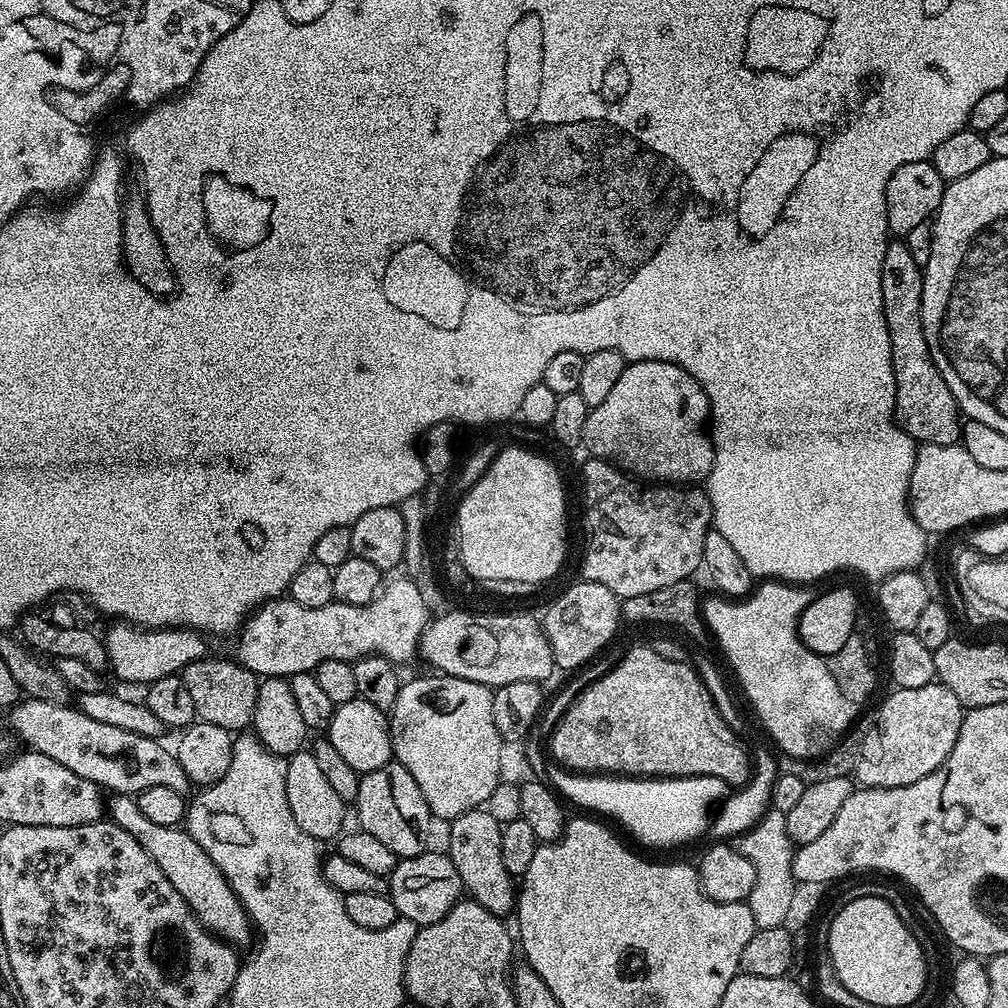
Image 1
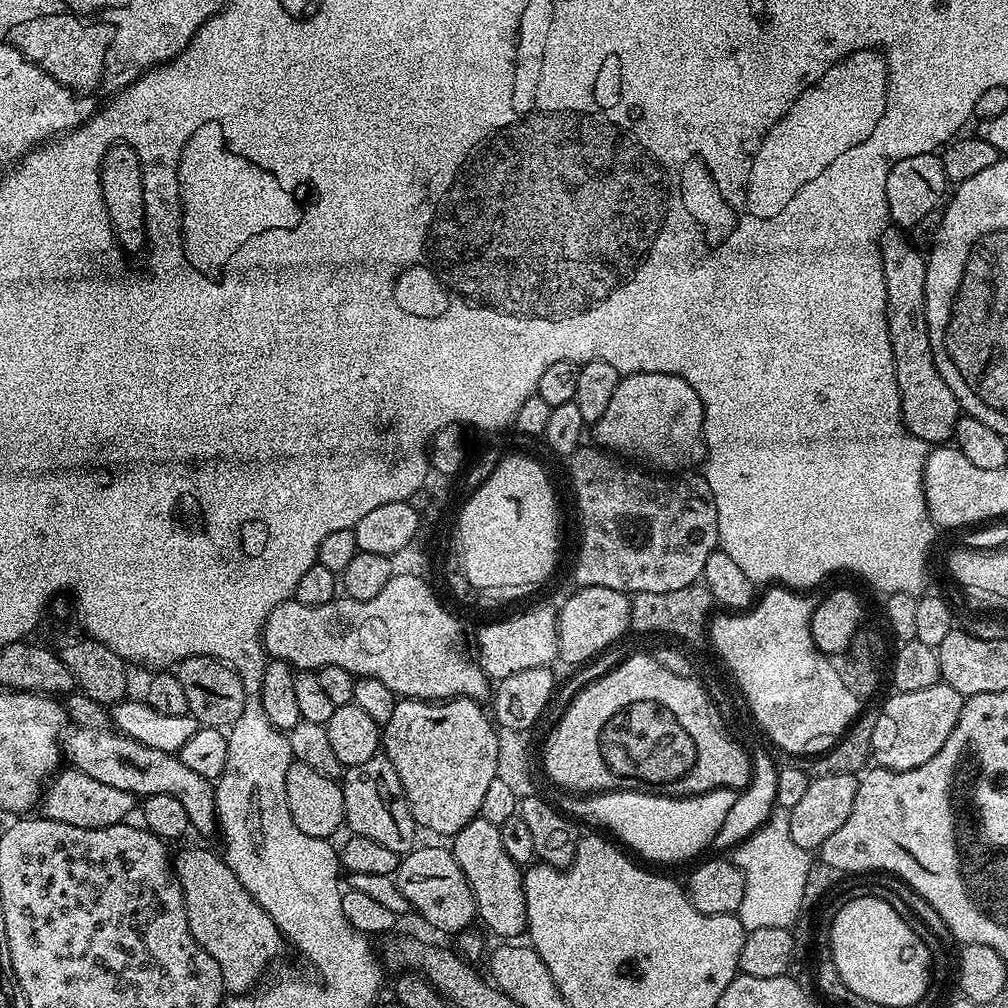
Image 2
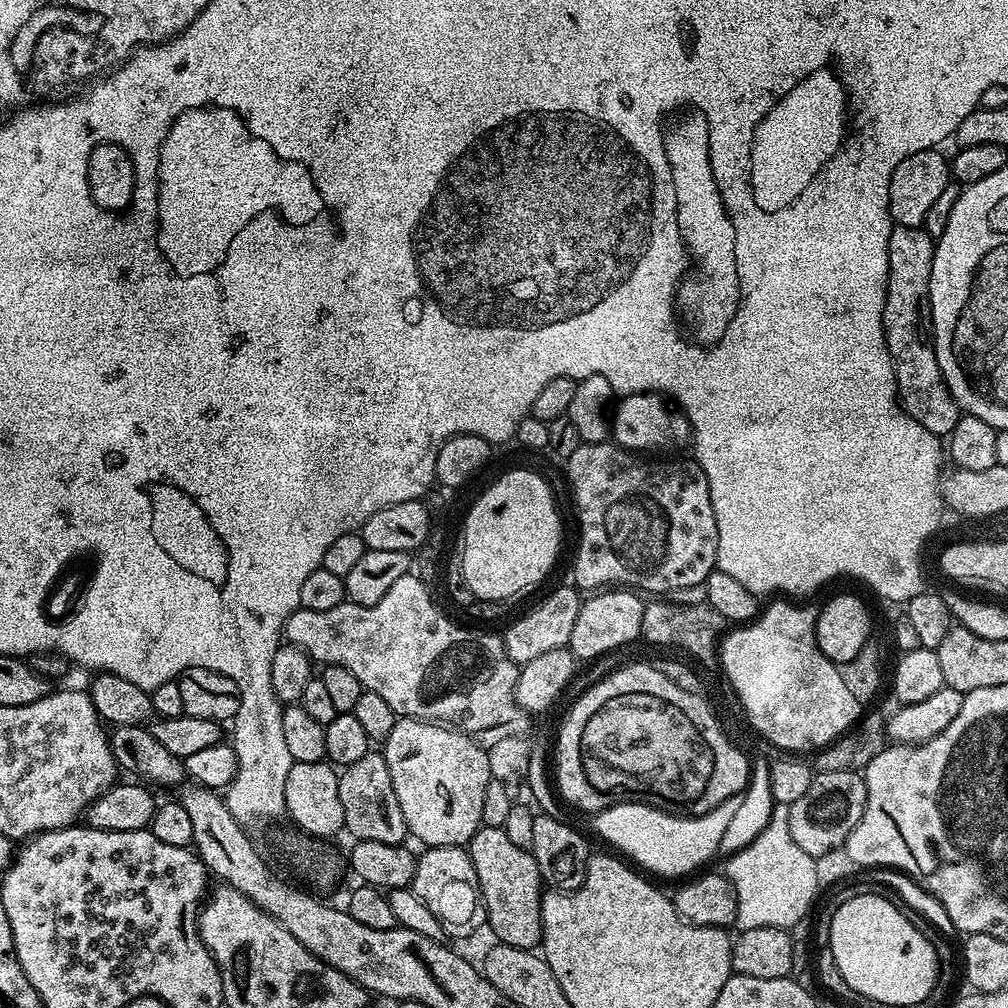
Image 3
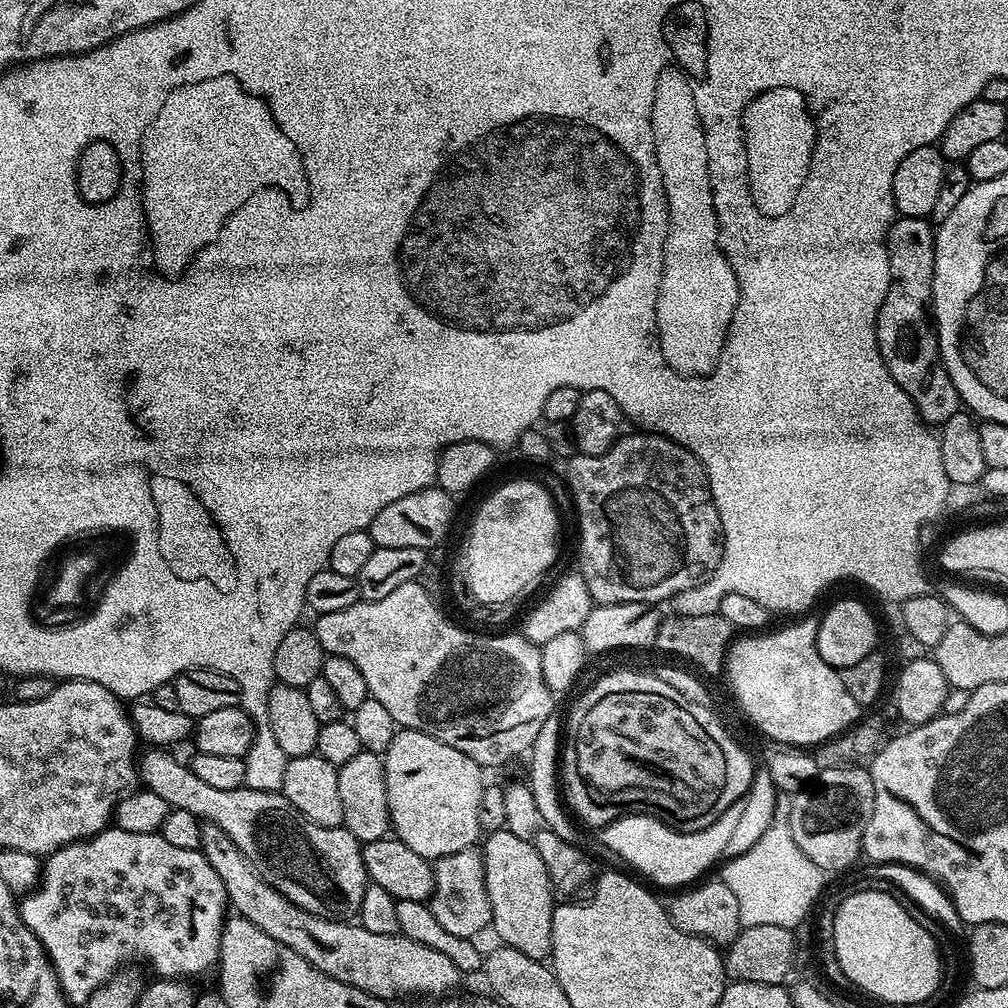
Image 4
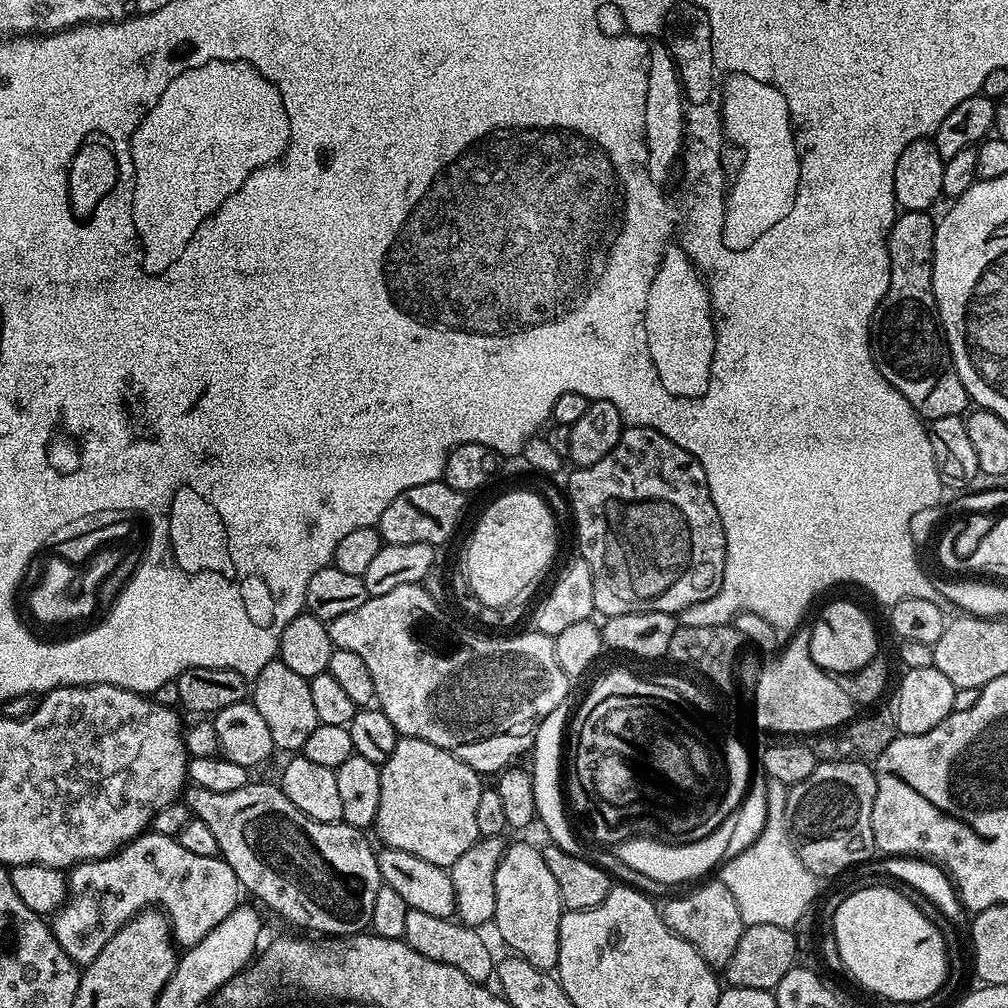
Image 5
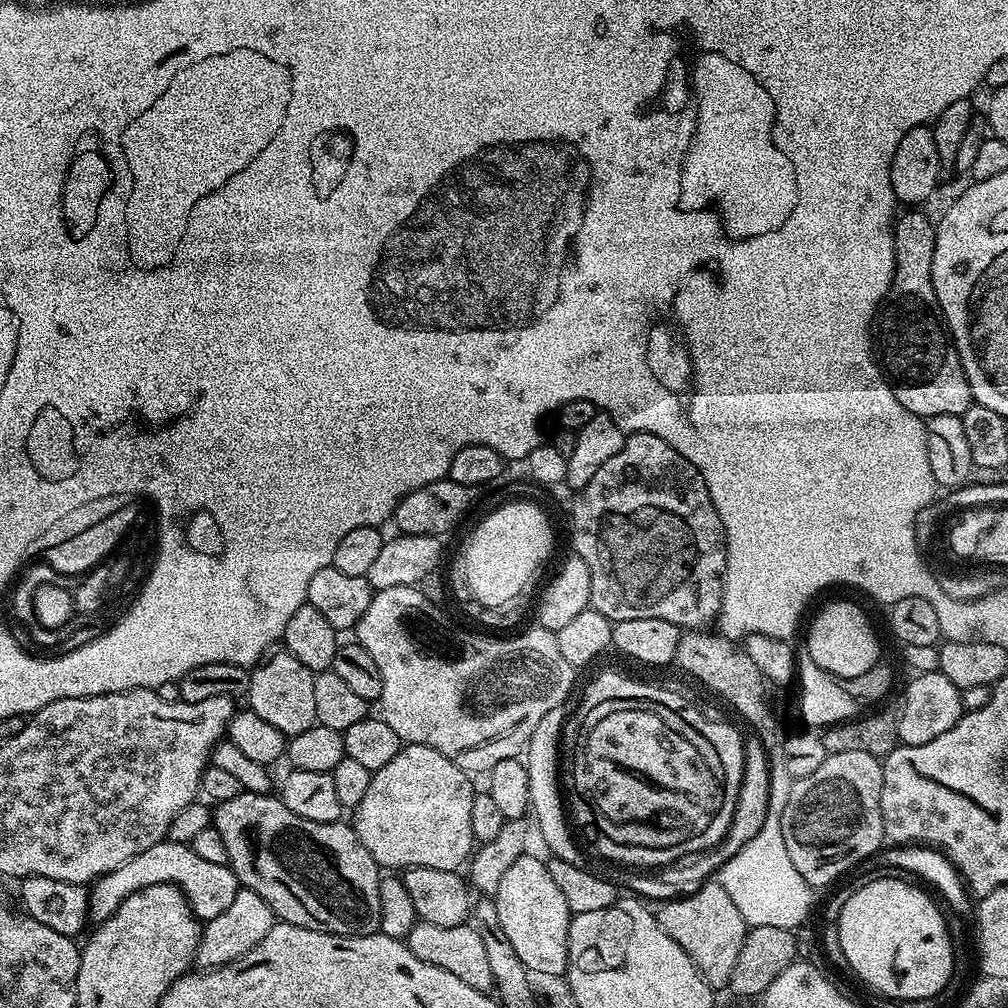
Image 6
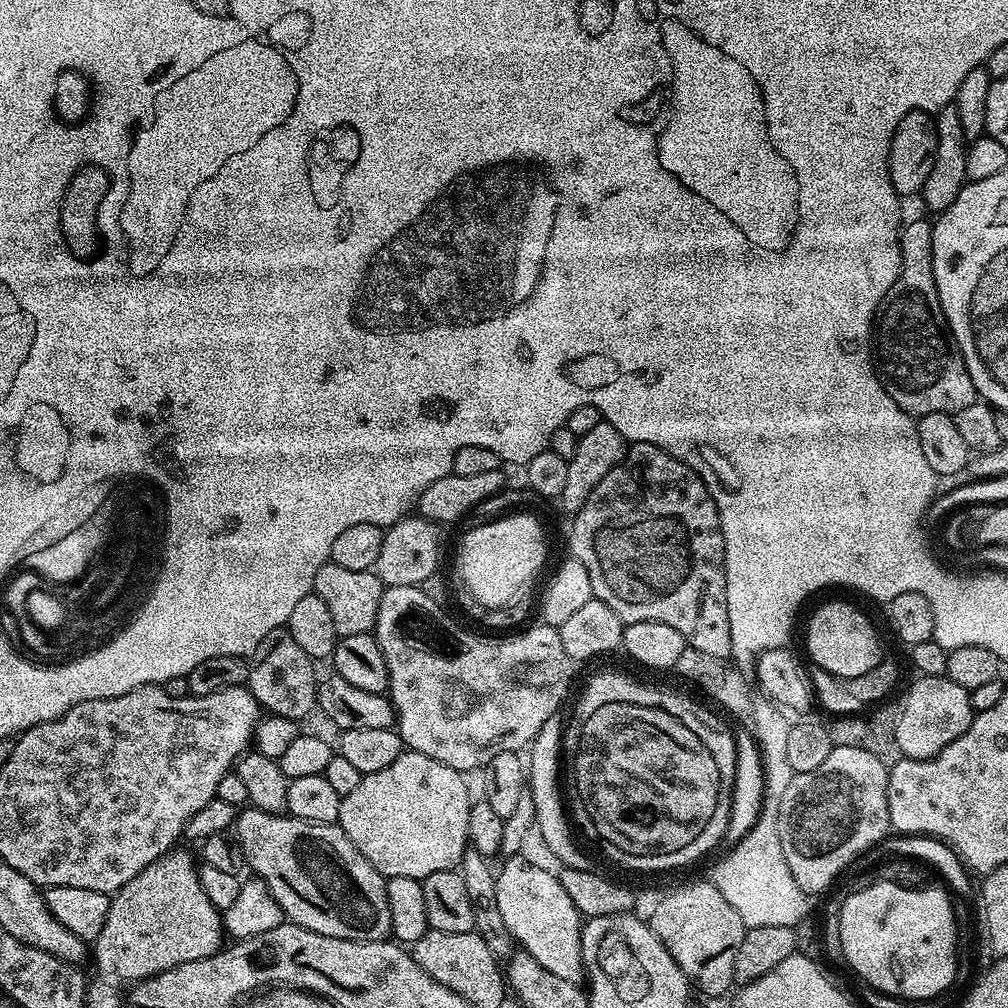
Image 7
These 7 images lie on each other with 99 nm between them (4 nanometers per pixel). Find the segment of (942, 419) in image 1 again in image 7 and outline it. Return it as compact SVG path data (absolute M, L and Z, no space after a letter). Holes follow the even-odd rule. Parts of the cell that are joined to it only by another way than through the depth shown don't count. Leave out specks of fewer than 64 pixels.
M912 220L900 230L900 273L884 295L884 300L876 310L874 321L874 363L880 375L882 386L898 402L902 410L909 412L913 418L926 414L946 412L954 414L970 406L978 398L976 387L966 370L956 339L952 337L946 314L938 302L938 290L934 282L934 242L932 241L933 221Z

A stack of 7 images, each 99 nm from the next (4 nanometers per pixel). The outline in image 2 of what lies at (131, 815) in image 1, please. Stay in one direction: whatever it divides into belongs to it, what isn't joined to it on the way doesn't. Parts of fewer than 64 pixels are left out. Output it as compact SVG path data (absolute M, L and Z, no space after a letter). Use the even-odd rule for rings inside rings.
M184 848L175 853L174 871L184 889L184 909L190 934L194 934L198 946L218 962L222 982L229 993L251 993L265 979L264 971L286 948L278 926L248 893L246 886L238 882L238 874L230 870L223 855L216 853L215 856L208 848Z

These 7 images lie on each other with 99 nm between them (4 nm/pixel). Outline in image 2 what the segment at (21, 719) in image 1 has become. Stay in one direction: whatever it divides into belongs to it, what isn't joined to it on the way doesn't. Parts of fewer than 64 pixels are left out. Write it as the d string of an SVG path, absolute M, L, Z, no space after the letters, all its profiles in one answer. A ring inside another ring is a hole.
M73 727L71 731L69 736L67 733L62 744L63 755L71 767L77 768L82 774L90 774L90 778L98 782L106 782L106 786L133 792L137 798L150 794L171 794L174 798L178 798L178 802L182 802L182 806L186 806L188 823L193 833L201 832L202 835L208 836L211 832L217 831L216 790L213 781L202 778L202 774L196 773L195 770L189 770L180 761L179 755L162 750L150 750L150 746L142 746L142 742L134 742L130 737L121 736L118 732L108 728Z

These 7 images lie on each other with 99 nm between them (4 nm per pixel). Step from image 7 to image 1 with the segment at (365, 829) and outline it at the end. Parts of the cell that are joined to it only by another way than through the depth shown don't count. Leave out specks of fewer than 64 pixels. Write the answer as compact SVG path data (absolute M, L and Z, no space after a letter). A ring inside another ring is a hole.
M443 674L428 675L432 676L420 676L417 680L405 679L398 690L398 698L394 698L394 706L388 716L388 729L392 735L392 755L395 763L406 766L406 770L410 770L410 774L414 774L414 782L418 782L418 790L422 790L422 798L426 798L426 806L432 812L433 817L440 819L441 816L445 822L451 822L457 816L477 811L481 806L487 805L490 793L494 791L494 786L502 783L500 763L502 762L502 750L506 744L500 739L498 726L494 726L493 689L487 688L485 684L470 682L466 678L454 678Z

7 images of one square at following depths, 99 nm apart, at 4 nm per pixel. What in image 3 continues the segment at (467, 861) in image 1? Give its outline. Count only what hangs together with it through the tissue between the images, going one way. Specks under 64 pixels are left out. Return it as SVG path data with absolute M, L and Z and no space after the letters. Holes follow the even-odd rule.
M483 826L472 835L466 847L478 874L480 899L484 905L486 922L493 928L499 943L535 949L541 943L542 934L542 881L538 862L534 862L531 851L522 846L514 846L514 842L506 838L503 828Z

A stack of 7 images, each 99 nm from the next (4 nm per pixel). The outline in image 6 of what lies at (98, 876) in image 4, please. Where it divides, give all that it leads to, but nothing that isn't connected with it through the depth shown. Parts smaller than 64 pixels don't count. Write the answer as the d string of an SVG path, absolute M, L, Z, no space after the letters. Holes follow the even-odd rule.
M165 838L147 850L142 850L142 854L134 854L130 862L122 862L118 870L110 870L106 875L92 881L88 888L88 915L91 923L98 925L110 918L110 914L114 914L114 910L118 910L118 906L123 900L130 898L132 892L159 884L178 886L196 919L201 922L218 918L218 914L222 914L222 910L227 910L230 902L234 902L234 894L238 894L242 887L240 879L227 864L209 862L207 858L194 854L191 844L179 844Z

